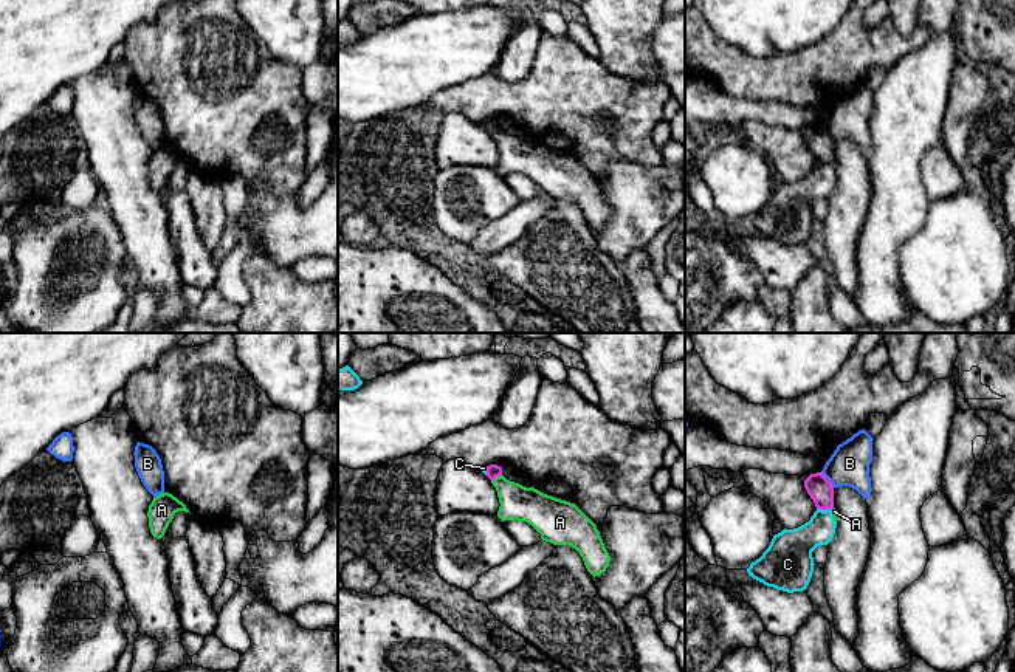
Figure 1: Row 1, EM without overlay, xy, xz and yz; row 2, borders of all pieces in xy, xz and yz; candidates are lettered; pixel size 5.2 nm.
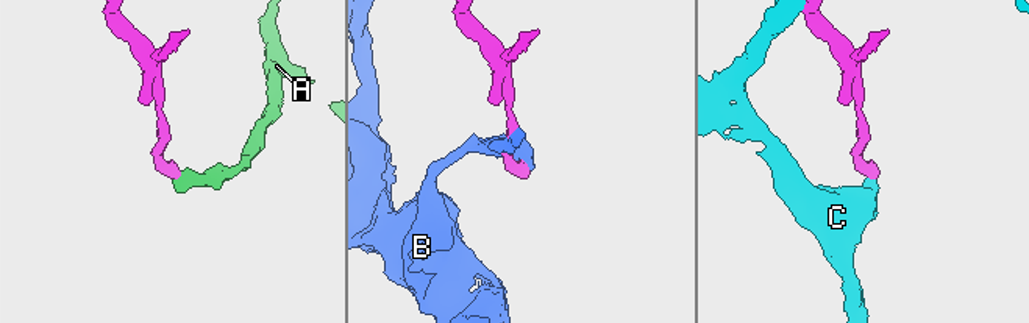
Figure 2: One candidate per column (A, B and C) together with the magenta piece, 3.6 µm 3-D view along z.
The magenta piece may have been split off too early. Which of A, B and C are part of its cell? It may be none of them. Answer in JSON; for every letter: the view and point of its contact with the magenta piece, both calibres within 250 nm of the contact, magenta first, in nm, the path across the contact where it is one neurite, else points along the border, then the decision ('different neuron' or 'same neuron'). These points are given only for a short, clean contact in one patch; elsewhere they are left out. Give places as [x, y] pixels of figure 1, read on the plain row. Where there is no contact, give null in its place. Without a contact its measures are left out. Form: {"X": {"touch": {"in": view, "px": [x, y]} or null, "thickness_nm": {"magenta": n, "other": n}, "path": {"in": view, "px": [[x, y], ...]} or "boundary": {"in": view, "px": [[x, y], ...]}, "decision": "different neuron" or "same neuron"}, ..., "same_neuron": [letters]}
{"A": {"touch": {"in": "xz", "px": [496, 129]}, "thickness_nm": {"magenta": 70, "other": 180}, "boundary": {"in": "xz", "px": [[501, 126], [492, 133]]}, "decision": "different neuron"}, "B": {"touch": {"in": "yz", "px": [826, 132]}, "thickness_nm": {"magenta": 130, "other": 200}, "decision": "different neuron"}, "C": {"touch": {"in": "yz", "px": [825, 161]}, "thickness_nm": {"magenta": 130, "other": 180}, "decision": "different neuron"}, "same_neuron": []}

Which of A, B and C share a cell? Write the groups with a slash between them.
A C / B

